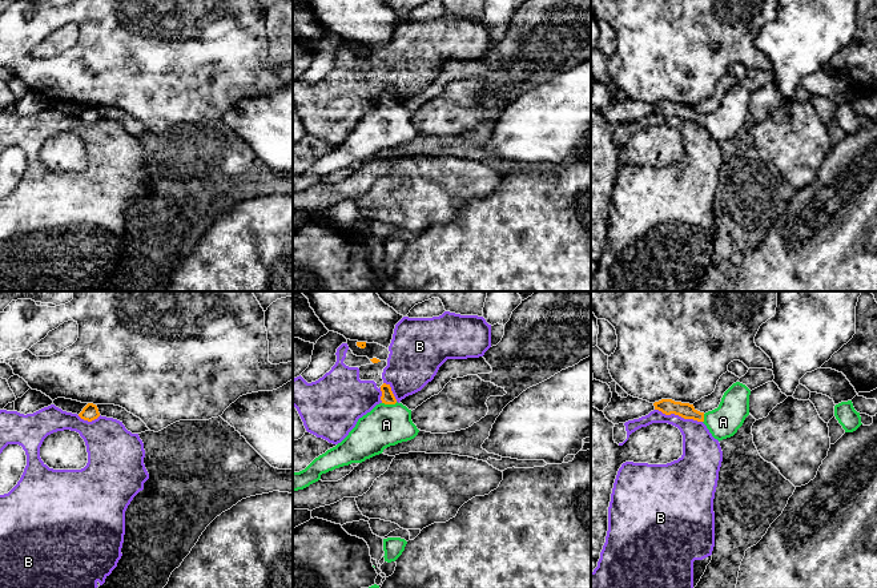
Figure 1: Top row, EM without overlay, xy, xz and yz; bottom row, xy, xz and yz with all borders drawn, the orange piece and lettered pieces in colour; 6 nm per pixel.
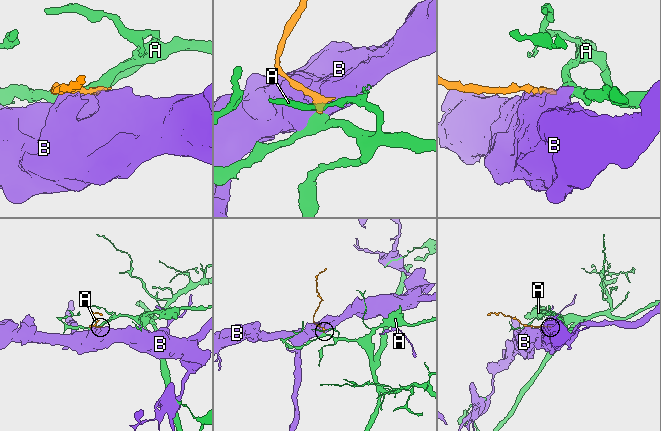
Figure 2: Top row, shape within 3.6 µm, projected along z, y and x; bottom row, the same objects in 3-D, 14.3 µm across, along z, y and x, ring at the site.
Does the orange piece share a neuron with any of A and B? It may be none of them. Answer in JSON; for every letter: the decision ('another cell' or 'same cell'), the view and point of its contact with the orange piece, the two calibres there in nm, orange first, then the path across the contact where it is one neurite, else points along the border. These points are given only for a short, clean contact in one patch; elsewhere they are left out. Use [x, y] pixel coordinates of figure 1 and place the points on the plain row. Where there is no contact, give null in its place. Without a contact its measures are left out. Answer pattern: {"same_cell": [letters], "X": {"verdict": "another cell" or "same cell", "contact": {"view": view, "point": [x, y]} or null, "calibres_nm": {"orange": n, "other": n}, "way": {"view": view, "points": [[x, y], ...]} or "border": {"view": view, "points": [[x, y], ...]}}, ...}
{"same_cell": ["A"], "A": {"verdict": "same cell", "contact": {"view": "xz", "point": [389, 105]}, "calibres_nm": {"orange": 80, "other": 260}}, "B": {"verdict": "another cell", "contact": {"view": "yz", "point": [679, 117]}, "calibres_nm": {"orange": 100, "other": 220}, "border": {"view": "yz", "points": [[655, 111], [666, 116], [678, 116], [701, 124]]}}}

